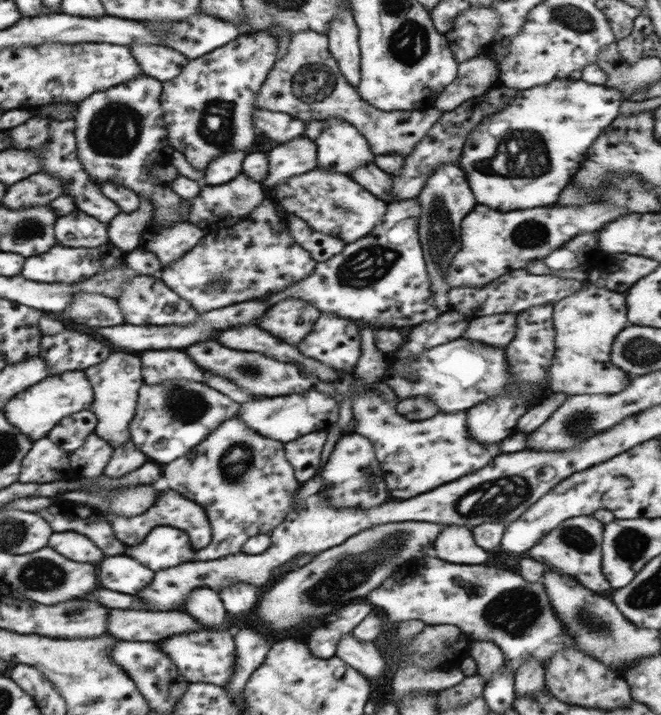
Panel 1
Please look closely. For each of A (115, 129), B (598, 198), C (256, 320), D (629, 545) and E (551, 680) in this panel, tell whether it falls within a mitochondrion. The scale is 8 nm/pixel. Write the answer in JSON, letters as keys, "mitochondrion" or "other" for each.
{"A":"mitochondrion","B":"other","C":"other","D":"mitochondrion","E":"other"}

